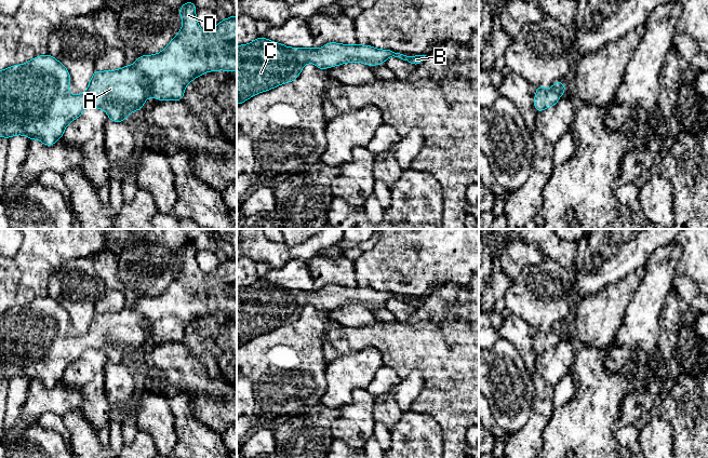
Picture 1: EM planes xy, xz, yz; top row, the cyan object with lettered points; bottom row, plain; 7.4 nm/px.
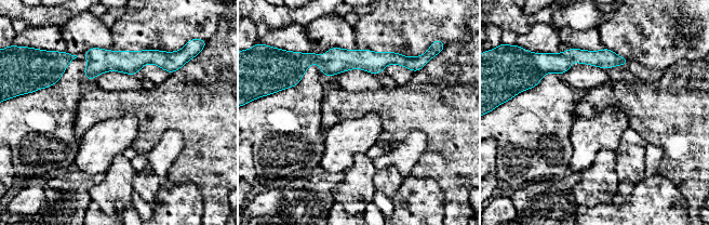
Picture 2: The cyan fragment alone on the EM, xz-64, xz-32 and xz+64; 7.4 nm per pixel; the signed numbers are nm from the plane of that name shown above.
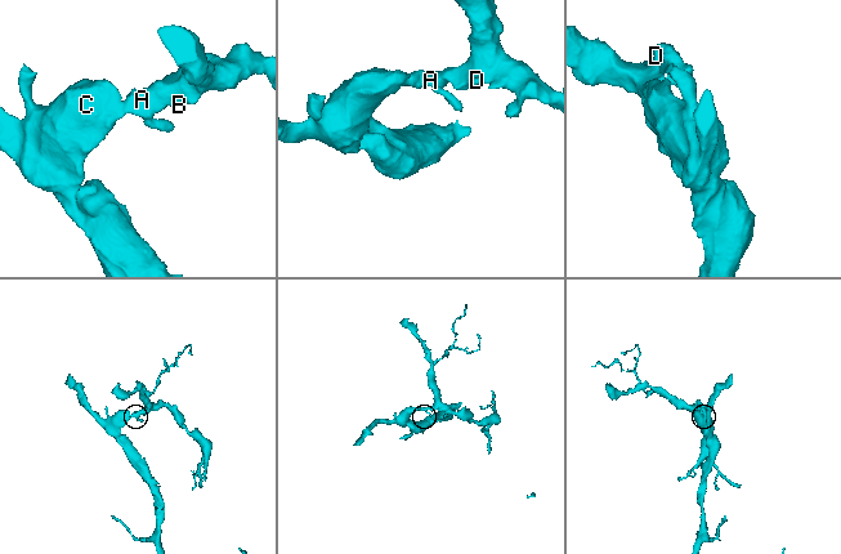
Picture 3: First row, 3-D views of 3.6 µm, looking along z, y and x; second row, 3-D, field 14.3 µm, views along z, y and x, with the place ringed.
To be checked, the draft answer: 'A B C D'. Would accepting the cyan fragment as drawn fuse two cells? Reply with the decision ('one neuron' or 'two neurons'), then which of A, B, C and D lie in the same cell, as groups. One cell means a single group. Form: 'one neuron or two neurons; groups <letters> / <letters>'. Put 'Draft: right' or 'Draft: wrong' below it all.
one neuron; groups A B C D
Draft: right

